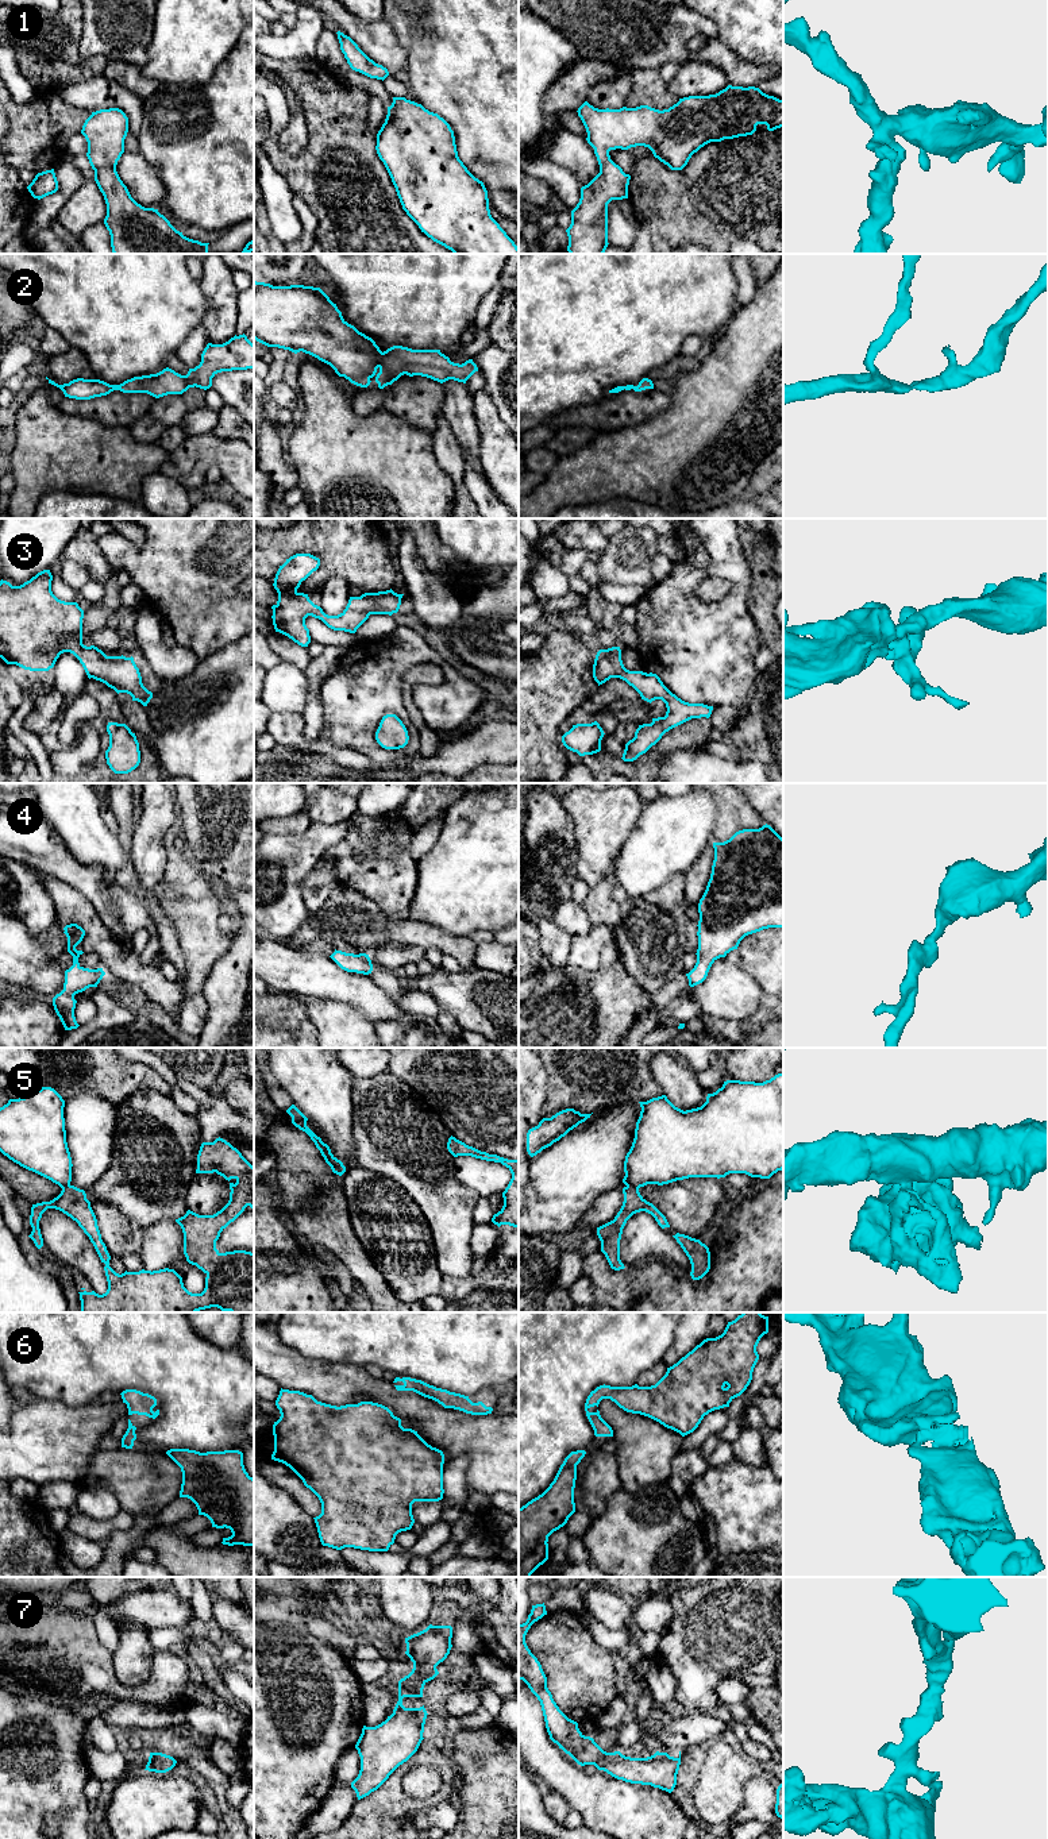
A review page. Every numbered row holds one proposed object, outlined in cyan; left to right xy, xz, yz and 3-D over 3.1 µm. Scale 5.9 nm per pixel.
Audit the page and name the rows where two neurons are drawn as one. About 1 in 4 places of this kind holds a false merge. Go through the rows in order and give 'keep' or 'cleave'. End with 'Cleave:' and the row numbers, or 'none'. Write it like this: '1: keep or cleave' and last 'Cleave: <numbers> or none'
1: keep
2: keep
3: keep
4: keep
5: cleave
6: keep
7: keep
Cleave: 5

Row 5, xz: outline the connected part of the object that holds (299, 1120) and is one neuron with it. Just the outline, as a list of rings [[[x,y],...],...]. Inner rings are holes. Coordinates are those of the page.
[[[292,1104],[292,1106],[286,1110],[286,1113],[292,1117],[292,1123],[293,1123],[296,1127],[298,1127],[300,1130],[305,1131],[305,1133],[311,1137],[311,1140],[315,1142],[316,1148],[320,1150],[321,1156],[324,1157],[325,1163],[331,1167],[330,1161],[327,1160],[327,1156],[331,1153],[331,1149],[330,1149],[330,1146],[328,1146],[327,1144],[324,1144],[324,1142],[321,1141],[320,1137],[317,1137],[317,1136],[307,1126],[308,1118],[307,1118],[294,1104]],[[331,1167],[331,1169],[332,1169],[334,1173],[336,1173],[332,1167]],[[336,1173],[336,1175],[338,1175],[338,1173]]]

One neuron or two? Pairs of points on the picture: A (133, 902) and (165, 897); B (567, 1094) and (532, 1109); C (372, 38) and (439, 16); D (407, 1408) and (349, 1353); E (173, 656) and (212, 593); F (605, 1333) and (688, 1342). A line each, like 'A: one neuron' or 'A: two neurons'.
A: one neuron
B: two neurons
C: two neurons
D: two neurons
E: two neurons
F: two neurons

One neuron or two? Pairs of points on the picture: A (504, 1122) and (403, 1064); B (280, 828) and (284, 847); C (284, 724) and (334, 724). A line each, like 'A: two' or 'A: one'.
A: one
B: two
C: two

